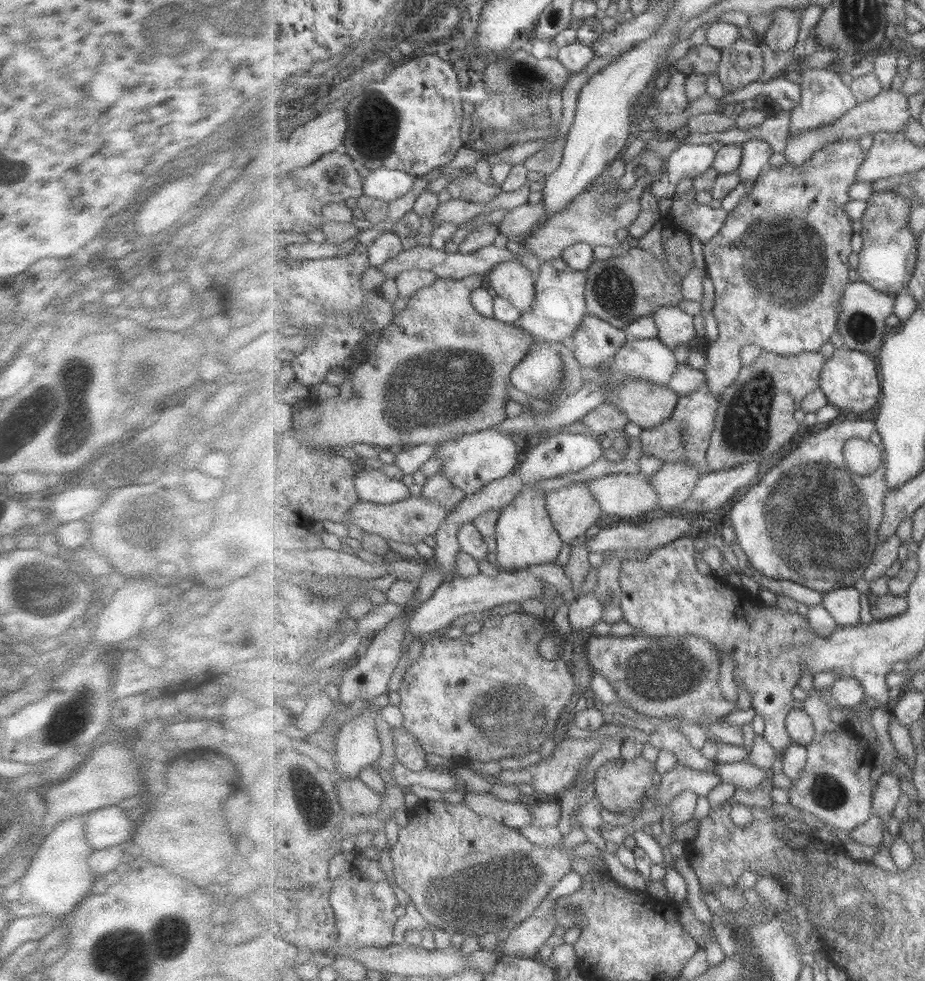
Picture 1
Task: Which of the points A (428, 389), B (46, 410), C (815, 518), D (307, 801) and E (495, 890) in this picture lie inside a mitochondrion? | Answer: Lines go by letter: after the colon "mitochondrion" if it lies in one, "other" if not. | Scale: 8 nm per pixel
A: mitochondrion
B: mitochondrion
C: mitochondrion
D: mitochondrion
E: mitochondrion

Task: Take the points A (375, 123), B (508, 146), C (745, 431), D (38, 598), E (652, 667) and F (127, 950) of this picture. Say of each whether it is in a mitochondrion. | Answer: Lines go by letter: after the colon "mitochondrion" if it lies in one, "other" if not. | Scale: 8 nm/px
A: mitochondrion
B: other
C: mitochondrion
D: mitochondrion
E: mitochondrion
F: mitochondrion

